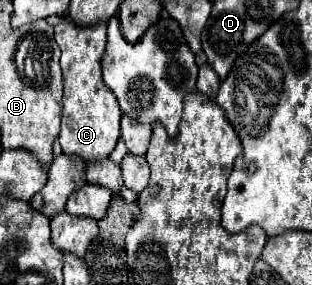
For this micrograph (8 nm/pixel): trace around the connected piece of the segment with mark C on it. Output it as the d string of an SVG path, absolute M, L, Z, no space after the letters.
M62 18L56 26L54 38L62 50L60 66L64 74L64 100L62 100L62 132L60 146L64 154L82 158L84 162L104 160L112 154L120 138L120 118L116 96L102 82L100 60L106 48L106 24L80 28L70 18Z

